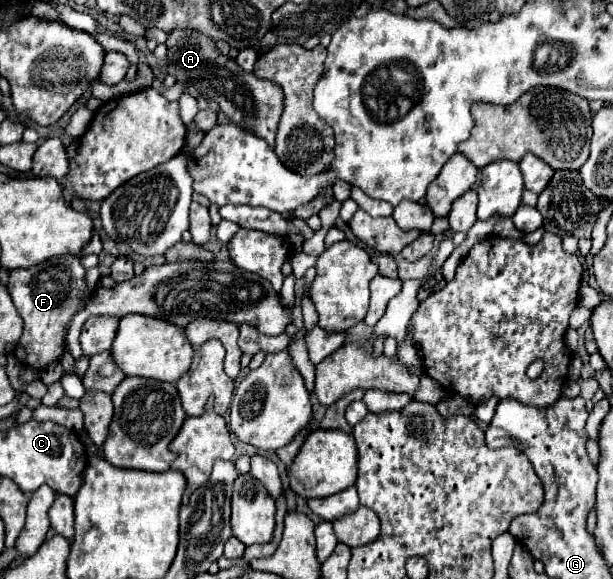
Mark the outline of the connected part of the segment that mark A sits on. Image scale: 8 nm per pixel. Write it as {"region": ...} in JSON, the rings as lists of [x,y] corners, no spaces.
{"region":[[[175,28],[167,34],[167,74],[175,76],[177,82],[185,84],[185,92],[191,96],[203,96],[217,102],[221,112],[239,128],[249,130],[257,138],[263,138],[269,148],[275,142],[277,122],[281,118],[283,90],[269,80],[259,80],[257,76],[241,70],[235,60],[221,54],[215,46],[215,40],[193,30],[193,28]]]}

